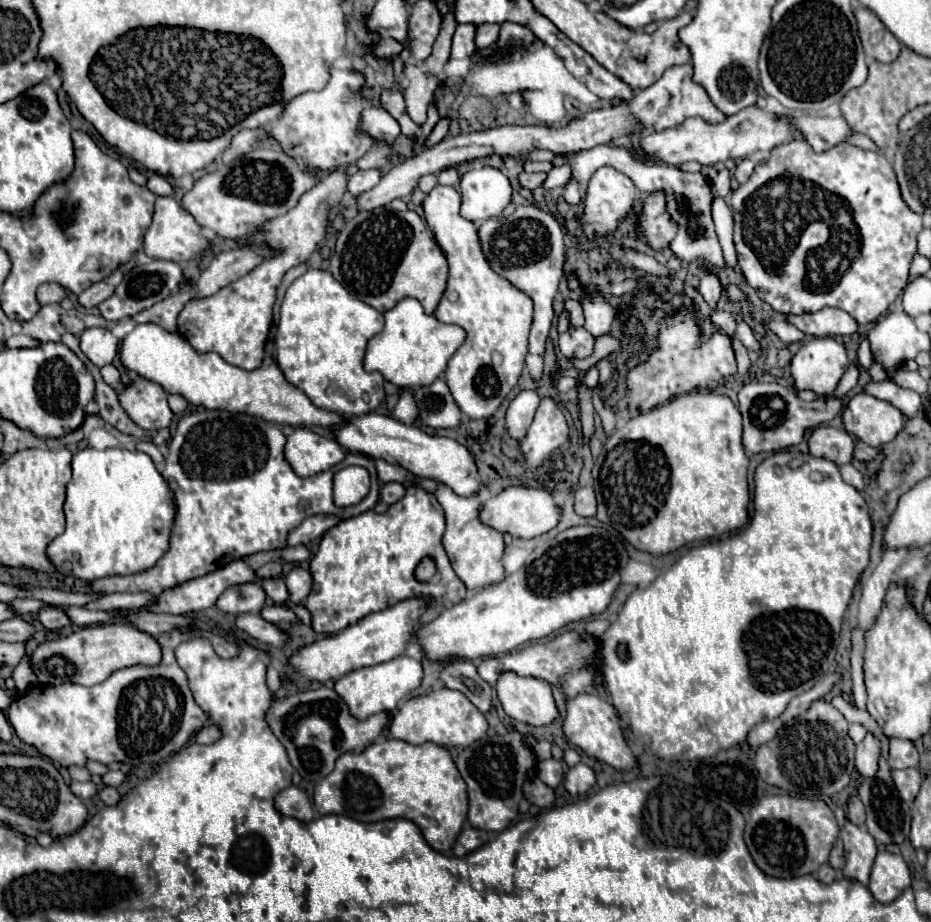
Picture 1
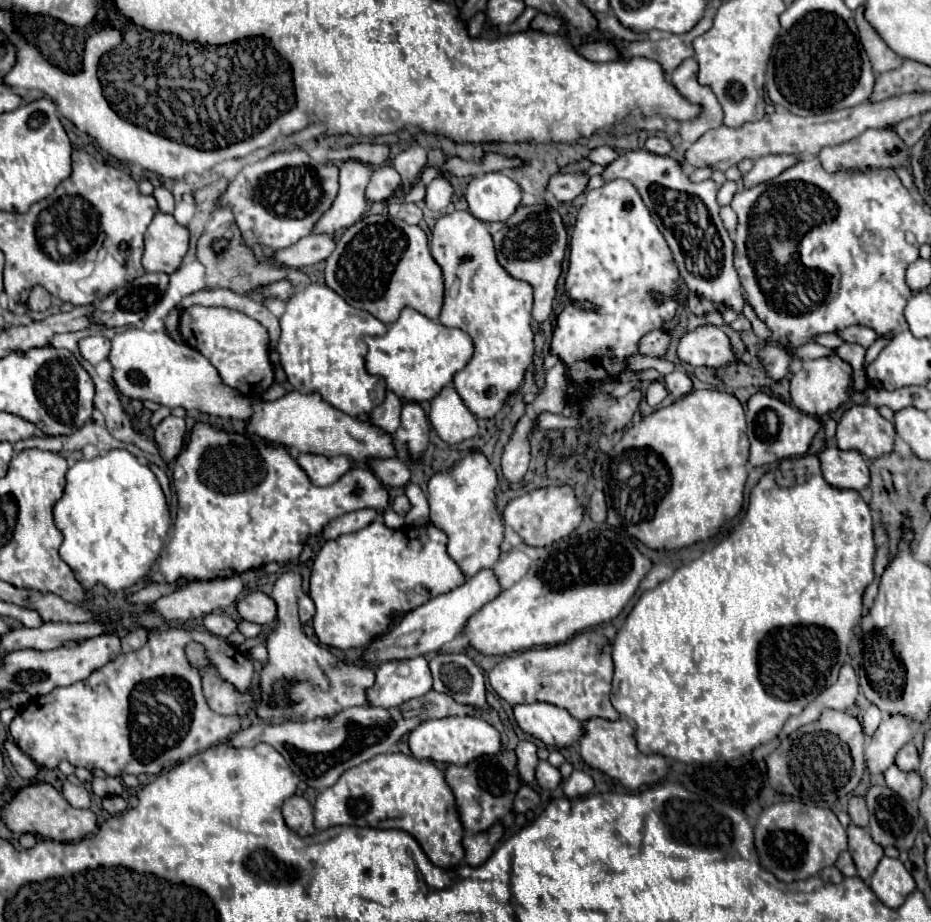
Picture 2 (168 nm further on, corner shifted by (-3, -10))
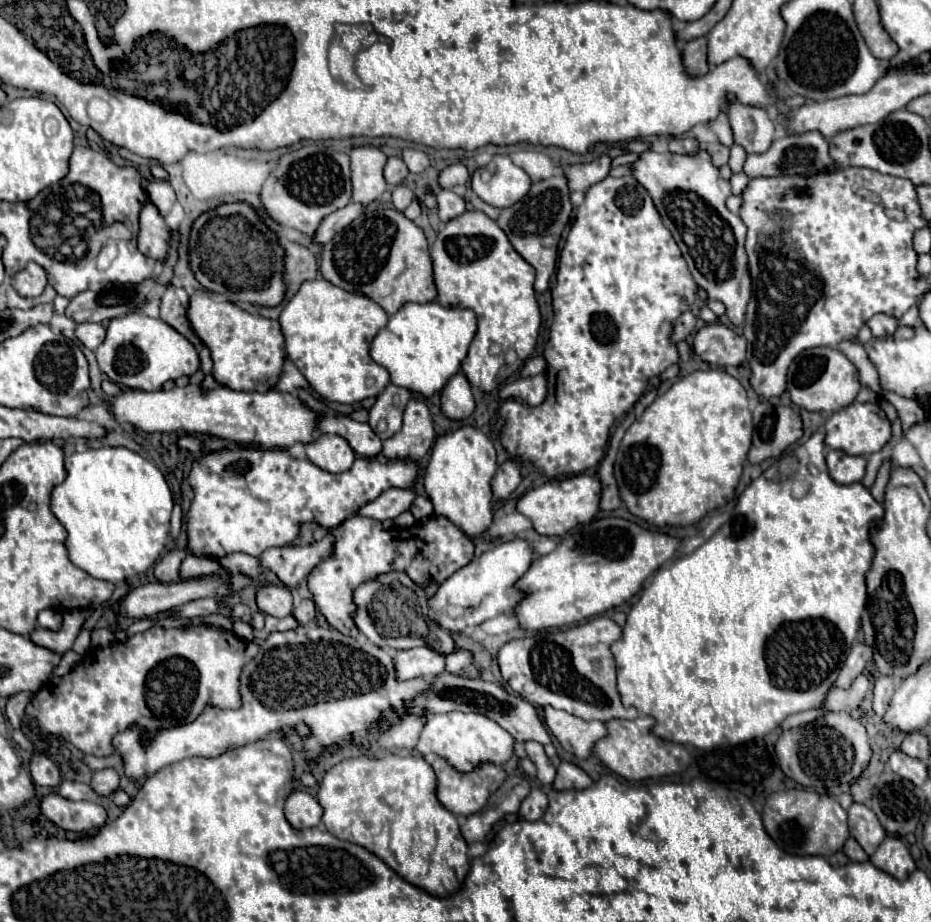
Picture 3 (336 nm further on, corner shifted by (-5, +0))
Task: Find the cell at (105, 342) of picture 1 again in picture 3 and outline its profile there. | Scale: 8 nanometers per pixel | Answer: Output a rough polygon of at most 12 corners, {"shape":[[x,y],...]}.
{"shape":[[77,324],[77,336],[89,350],[105,340],[103,324]]}

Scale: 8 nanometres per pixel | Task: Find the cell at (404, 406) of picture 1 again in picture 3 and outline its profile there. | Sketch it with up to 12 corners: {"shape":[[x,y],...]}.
{"shape":[[405,406],[399,444],[387,440],[383,456],[421,460],[435,442],[427,406]]}

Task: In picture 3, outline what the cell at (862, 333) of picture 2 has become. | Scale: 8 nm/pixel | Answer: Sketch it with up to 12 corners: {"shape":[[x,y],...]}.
{"shape":[[875,314],[867,326],[885,338],[899,328],[899,318]]}

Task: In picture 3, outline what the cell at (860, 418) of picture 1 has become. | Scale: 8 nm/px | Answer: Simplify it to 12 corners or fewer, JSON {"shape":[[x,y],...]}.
{"shape":[[853,402],[825,420],[825,444],[849,456],[879,452],[891,422]]}

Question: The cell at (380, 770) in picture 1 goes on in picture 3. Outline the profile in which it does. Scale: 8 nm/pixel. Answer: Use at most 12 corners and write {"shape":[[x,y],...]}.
{"shape":[[357,756],[321,780],[327,830],[437,898],[467,844],[415,756]]}

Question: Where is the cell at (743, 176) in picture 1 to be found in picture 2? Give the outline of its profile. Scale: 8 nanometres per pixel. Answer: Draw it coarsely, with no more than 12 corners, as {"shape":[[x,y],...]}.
{"shape":[[763,156],[743,176],[745,188],[779,176],[797,156]]}

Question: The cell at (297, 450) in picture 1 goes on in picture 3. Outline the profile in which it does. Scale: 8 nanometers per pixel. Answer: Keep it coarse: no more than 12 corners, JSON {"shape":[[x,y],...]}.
{"shape":[[337,434],[307,444],[309,460],[327,472],[345,472],[355,452]]}

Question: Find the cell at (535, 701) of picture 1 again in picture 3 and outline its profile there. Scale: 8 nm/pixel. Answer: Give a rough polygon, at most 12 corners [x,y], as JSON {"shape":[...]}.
{"shape":[[549,706],[543,716],[563,750],[589,758],[605,738],[603,722],[585,722]]}

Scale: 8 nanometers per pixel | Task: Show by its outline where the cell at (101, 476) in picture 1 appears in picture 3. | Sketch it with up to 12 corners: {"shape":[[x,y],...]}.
{"shape":[[127,448],[65,458],[51,510],[89,576],[145,572],[169,536],[161,470]]}

